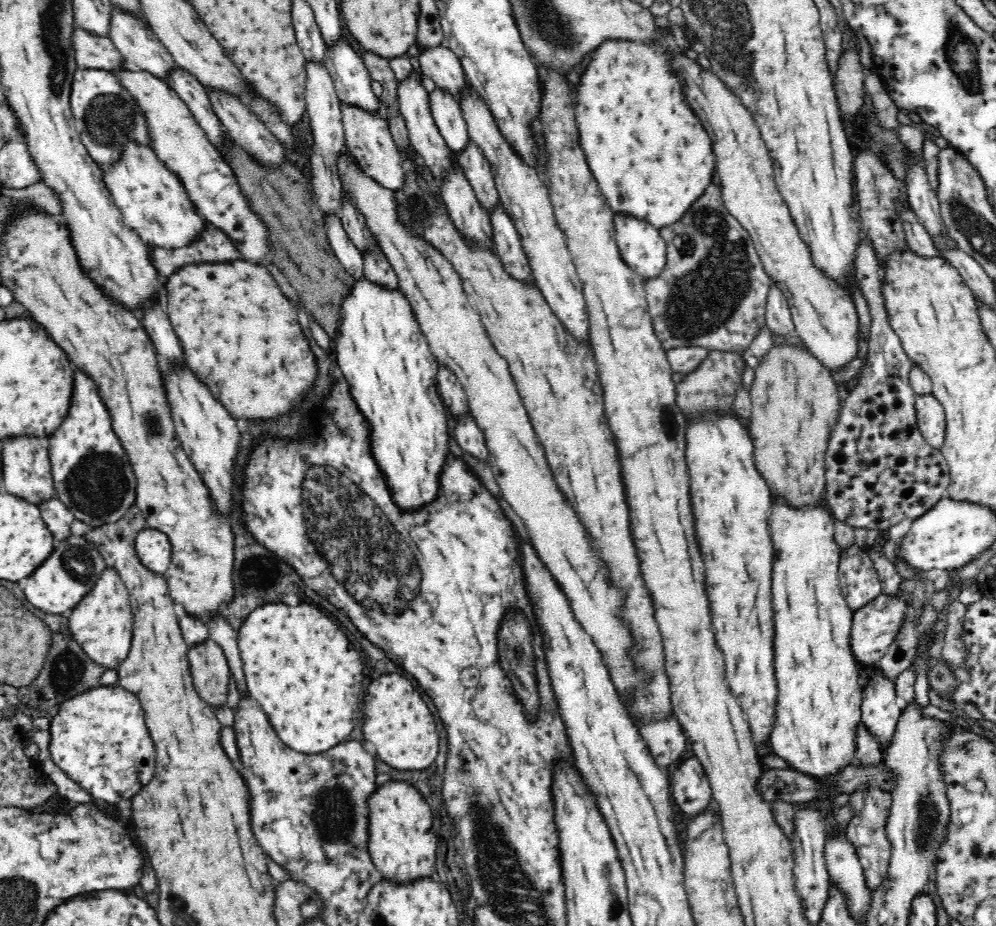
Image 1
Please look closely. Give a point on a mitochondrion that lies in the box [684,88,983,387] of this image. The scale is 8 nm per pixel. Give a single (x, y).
(890, 149)

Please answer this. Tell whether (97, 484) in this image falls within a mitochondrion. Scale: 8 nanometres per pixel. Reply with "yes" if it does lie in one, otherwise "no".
yes

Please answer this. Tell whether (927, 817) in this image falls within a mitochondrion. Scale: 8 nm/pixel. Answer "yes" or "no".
yes

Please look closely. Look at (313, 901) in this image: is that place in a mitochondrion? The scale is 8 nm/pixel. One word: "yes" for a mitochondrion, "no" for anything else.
yes

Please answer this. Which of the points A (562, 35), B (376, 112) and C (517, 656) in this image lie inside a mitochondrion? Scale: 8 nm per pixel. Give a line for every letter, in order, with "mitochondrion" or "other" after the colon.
A: mitochondrion
B: other
C: mitochondrion

